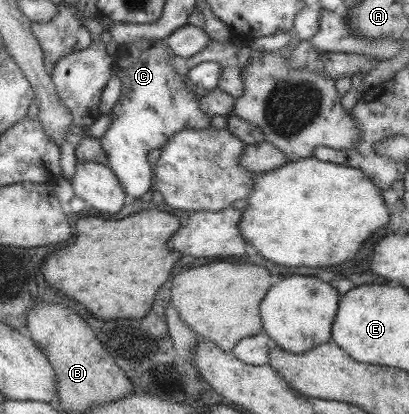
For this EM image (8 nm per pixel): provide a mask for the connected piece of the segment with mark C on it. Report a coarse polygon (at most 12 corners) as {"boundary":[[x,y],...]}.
{"boundary":[[165,40],[119,46],[121,91],[98,139],[127,196],[153,189],[148,150],[210,127]]}

